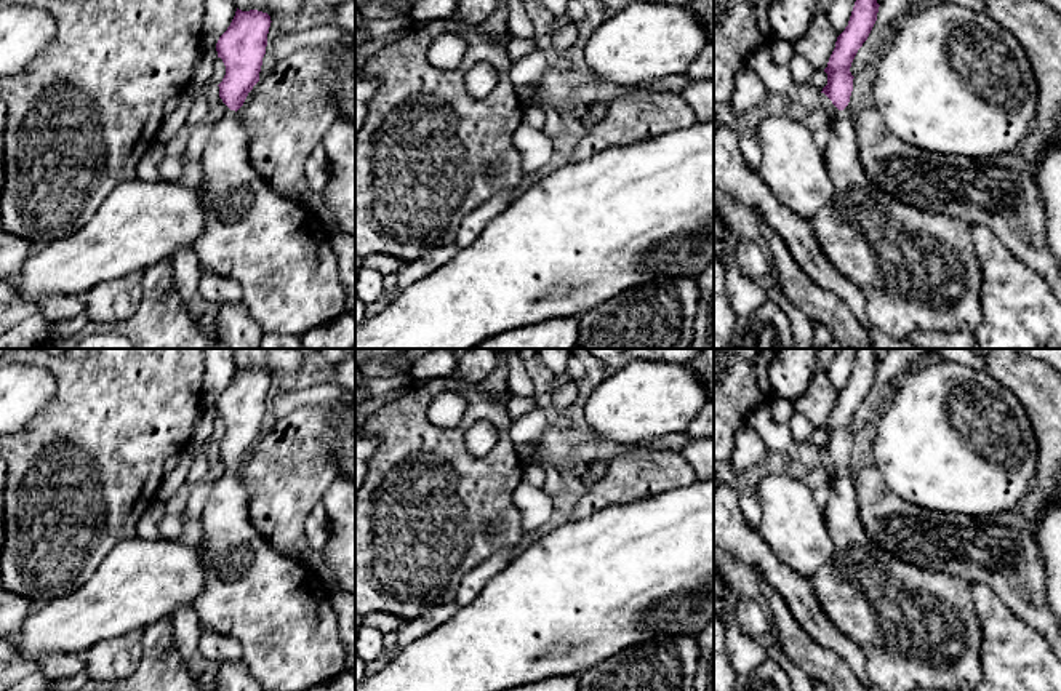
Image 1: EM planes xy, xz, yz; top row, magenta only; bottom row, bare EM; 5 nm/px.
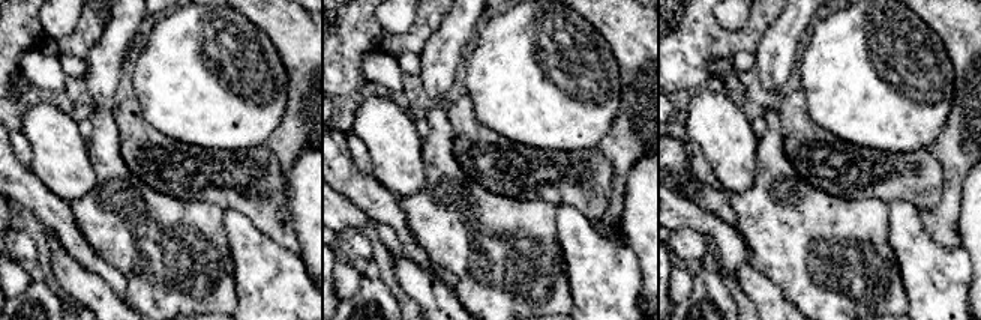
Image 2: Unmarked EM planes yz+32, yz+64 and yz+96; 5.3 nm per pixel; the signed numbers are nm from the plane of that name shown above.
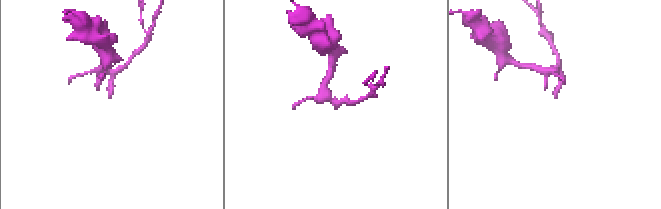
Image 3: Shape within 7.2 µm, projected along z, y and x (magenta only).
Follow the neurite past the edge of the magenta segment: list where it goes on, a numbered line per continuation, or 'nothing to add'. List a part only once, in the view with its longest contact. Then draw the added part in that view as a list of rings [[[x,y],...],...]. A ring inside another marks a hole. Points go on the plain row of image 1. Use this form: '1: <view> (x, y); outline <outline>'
1: xy (277, 608); outline [[[229,469],[202,512],[205,587],[192,603],[202,630],[234,638],[264,691],[307,691],[339,675],[347,645],[339,637],[326,585],[307,565],[274,549],[250,520],[242,475]]]

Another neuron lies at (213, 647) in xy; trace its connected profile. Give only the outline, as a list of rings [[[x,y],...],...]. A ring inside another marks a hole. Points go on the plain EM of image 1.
[[[202,630],[198,651],[216,665],[243,659],[243,649],[237,640],[211,630]]]

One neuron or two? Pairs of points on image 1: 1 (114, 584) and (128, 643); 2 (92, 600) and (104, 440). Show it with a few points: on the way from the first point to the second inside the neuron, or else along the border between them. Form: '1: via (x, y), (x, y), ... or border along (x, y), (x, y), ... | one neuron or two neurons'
1: border along (141, 627), (103, 639), (92, 647) | two neurons
2: border along (116, 544), (79, 587), (61, 595) | two neurons

